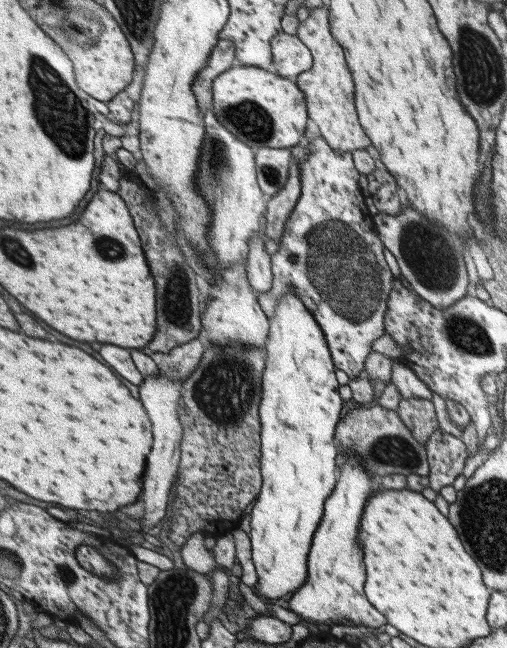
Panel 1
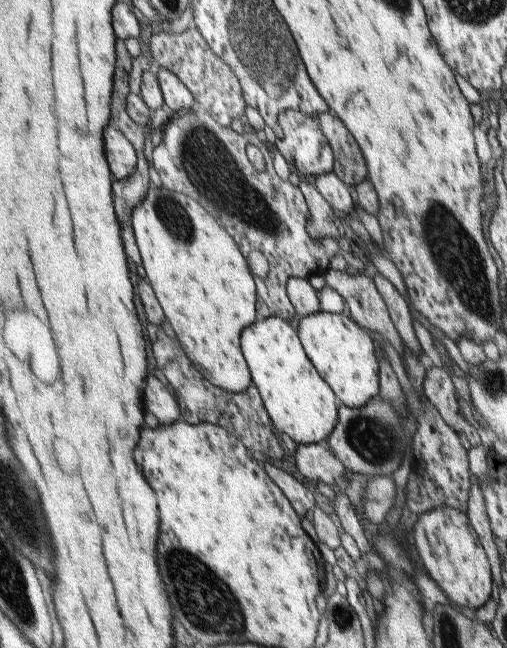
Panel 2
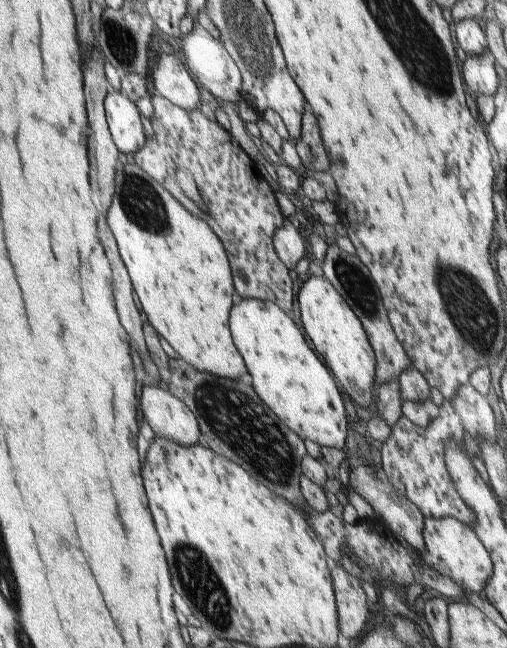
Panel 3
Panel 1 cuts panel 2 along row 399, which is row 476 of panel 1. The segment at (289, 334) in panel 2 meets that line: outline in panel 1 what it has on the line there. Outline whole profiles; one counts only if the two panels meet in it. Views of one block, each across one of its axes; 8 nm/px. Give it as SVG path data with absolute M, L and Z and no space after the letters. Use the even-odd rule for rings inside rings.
M289 289L279 297L275 314L270 318L271 329L264 348L267 350L266 370L262 379L262 457L263 490L256 499L250 519L252 560L258 580L254 592L267 600L283 598L287 592L295 594L309 577L309 552L314 544L315 531L319 529L325 513L326 501L337 487L337 444L335 426L341 418L343 398L337 382L338 368L319 321L301 297Z

